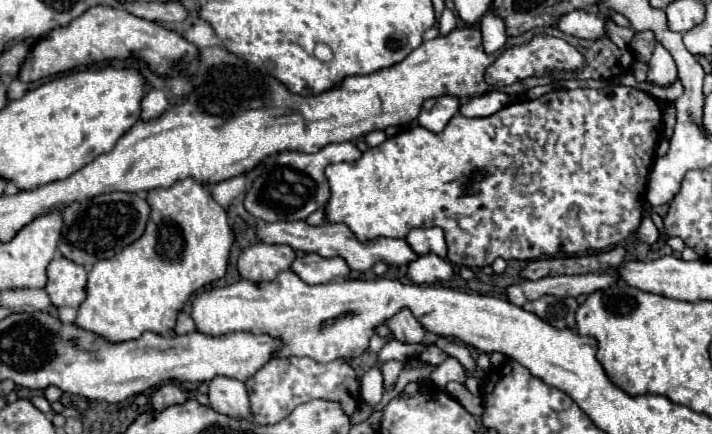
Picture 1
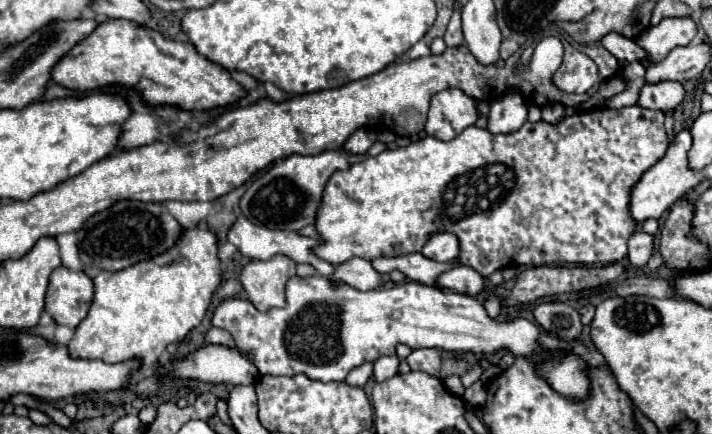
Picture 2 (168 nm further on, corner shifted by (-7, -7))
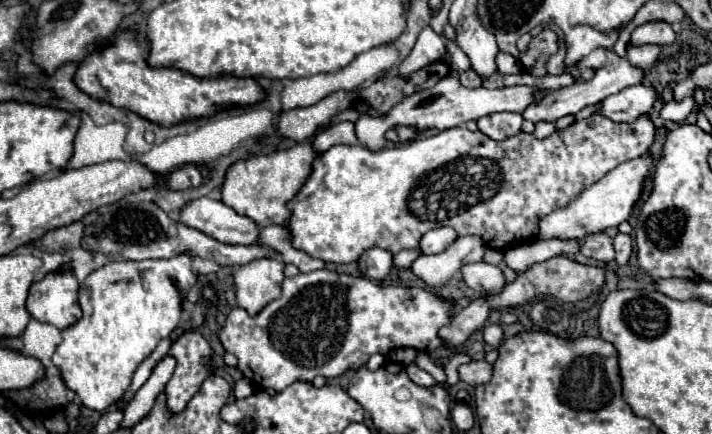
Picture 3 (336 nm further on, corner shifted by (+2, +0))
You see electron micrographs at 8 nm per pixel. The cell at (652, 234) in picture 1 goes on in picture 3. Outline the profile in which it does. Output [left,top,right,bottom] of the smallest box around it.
[614,233,632,265]

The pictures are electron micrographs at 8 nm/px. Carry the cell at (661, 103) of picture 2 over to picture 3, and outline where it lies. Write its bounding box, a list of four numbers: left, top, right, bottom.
[598,85,656,123]

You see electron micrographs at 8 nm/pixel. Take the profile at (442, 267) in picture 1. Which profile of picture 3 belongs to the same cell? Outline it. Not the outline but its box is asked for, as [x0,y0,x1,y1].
[462,263,506,295]

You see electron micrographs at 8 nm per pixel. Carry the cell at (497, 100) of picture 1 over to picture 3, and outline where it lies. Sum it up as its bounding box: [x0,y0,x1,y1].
[478,113,522,141]

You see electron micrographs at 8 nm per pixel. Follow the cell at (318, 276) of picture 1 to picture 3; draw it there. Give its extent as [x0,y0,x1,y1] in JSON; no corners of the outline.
[358,247,394,281]

